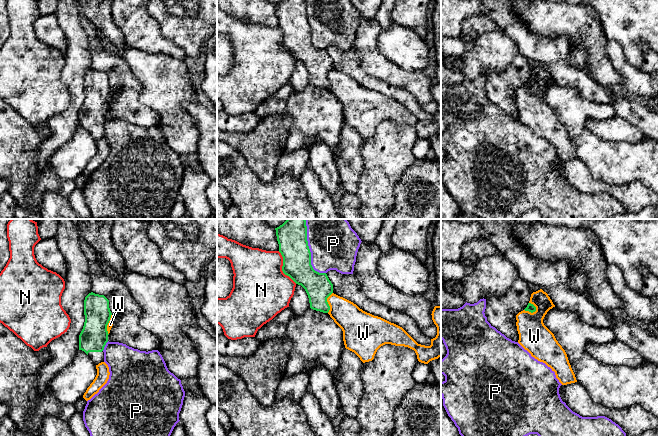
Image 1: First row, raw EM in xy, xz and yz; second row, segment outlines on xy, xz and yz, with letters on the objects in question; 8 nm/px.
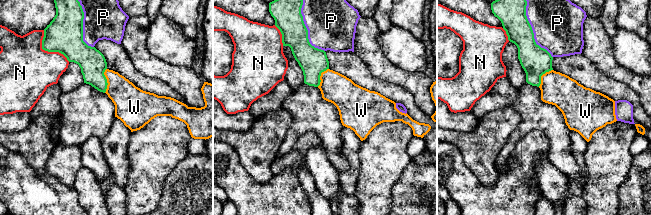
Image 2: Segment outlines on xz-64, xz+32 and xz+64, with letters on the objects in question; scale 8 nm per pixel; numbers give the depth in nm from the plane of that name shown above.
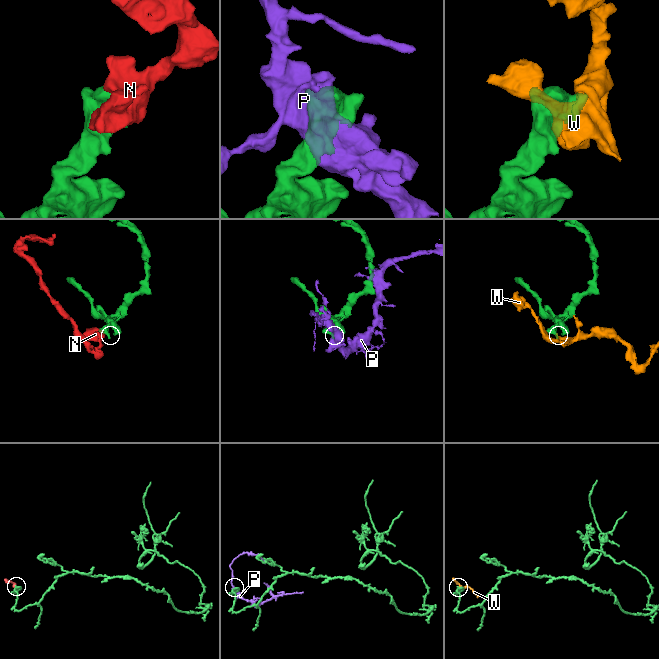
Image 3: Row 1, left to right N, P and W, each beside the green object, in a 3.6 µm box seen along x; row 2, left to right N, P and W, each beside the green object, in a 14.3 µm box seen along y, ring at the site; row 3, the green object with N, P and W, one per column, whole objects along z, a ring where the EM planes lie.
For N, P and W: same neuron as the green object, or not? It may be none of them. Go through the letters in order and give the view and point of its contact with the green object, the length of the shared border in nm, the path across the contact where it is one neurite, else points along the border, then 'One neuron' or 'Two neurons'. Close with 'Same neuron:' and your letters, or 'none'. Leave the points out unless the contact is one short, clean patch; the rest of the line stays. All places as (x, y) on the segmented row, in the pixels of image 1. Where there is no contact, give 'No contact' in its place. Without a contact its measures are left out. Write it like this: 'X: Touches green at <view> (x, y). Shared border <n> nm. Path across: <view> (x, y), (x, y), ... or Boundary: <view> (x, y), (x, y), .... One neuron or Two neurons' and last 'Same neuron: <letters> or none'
N: Touches green at xz (282, 268). Shared border 300 nm. Two neurons
P: Touches green at xz (309, 250). Shared border 480 nm. Two neurons
W: Touches green at yz (531, 312). Shared border 110 nm. Two neurons
Same neuron: none

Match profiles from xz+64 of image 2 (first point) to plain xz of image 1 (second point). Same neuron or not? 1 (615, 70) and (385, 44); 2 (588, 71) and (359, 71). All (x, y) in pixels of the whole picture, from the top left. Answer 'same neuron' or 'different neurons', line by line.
1: different neurons
2: same neuron

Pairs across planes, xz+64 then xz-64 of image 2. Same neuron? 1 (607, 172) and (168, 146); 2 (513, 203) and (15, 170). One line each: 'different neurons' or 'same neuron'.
1: same neuron
2: same neuron

